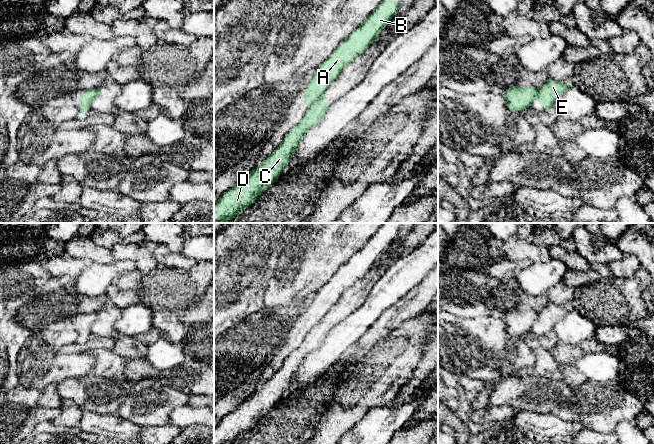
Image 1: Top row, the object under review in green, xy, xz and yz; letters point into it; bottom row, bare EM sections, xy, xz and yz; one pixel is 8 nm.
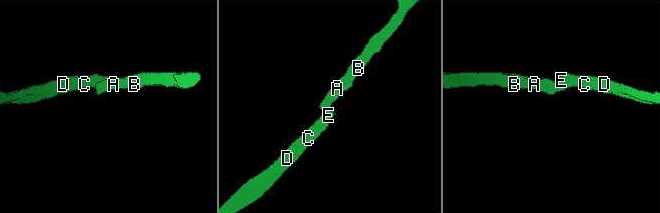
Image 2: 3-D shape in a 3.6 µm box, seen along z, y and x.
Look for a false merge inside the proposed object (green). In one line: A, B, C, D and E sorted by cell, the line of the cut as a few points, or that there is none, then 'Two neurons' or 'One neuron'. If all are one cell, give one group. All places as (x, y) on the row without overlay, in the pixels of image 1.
Groups: A B / C D E. Split along xz (320, 320), (310, 329). Two neurons

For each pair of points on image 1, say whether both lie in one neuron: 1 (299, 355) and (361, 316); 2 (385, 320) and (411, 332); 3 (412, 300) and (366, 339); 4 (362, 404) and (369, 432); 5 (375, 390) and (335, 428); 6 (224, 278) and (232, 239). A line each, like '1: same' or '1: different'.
1: different
2: different
3: same
4: different
5: same
6: same

